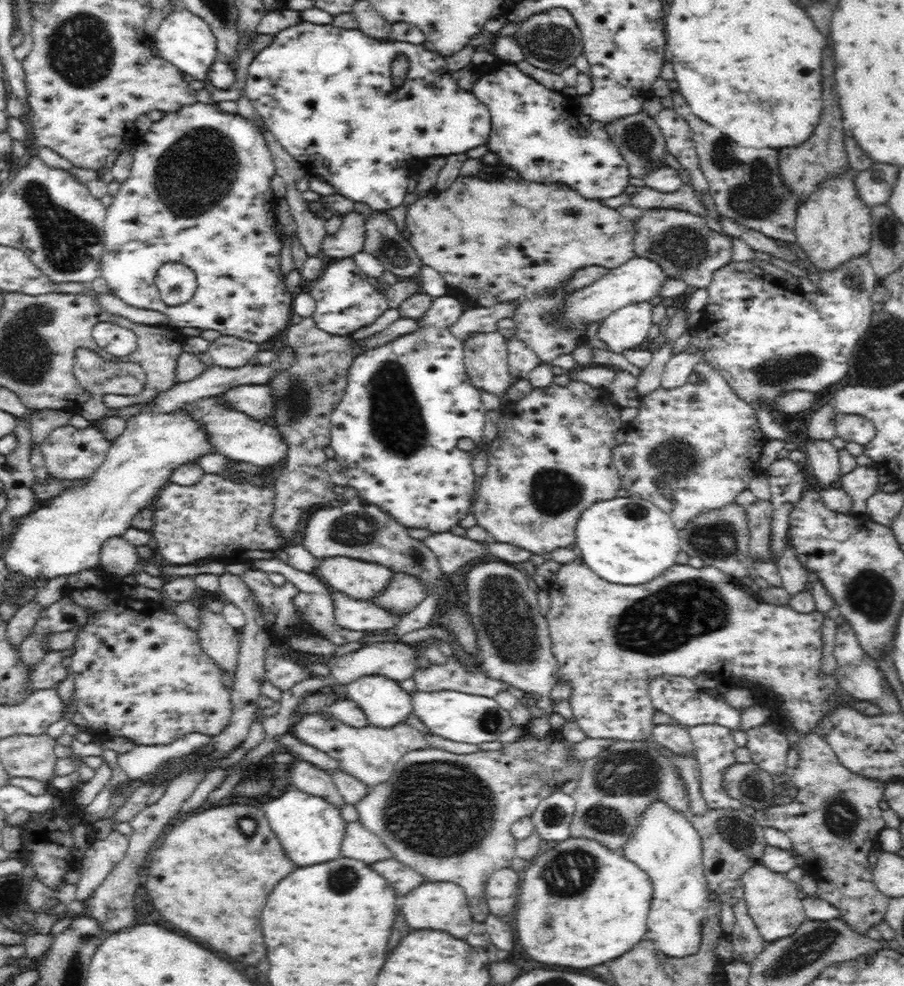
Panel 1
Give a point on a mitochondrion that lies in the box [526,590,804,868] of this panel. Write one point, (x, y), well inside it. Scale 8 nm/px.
(620, 775)

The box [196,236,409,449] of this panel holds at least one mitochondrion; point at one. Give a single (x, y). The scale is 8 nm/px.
(295, 399)

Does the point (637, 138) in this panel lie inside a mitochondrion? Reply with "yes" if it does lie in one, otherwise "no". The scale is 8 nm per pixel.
yes

